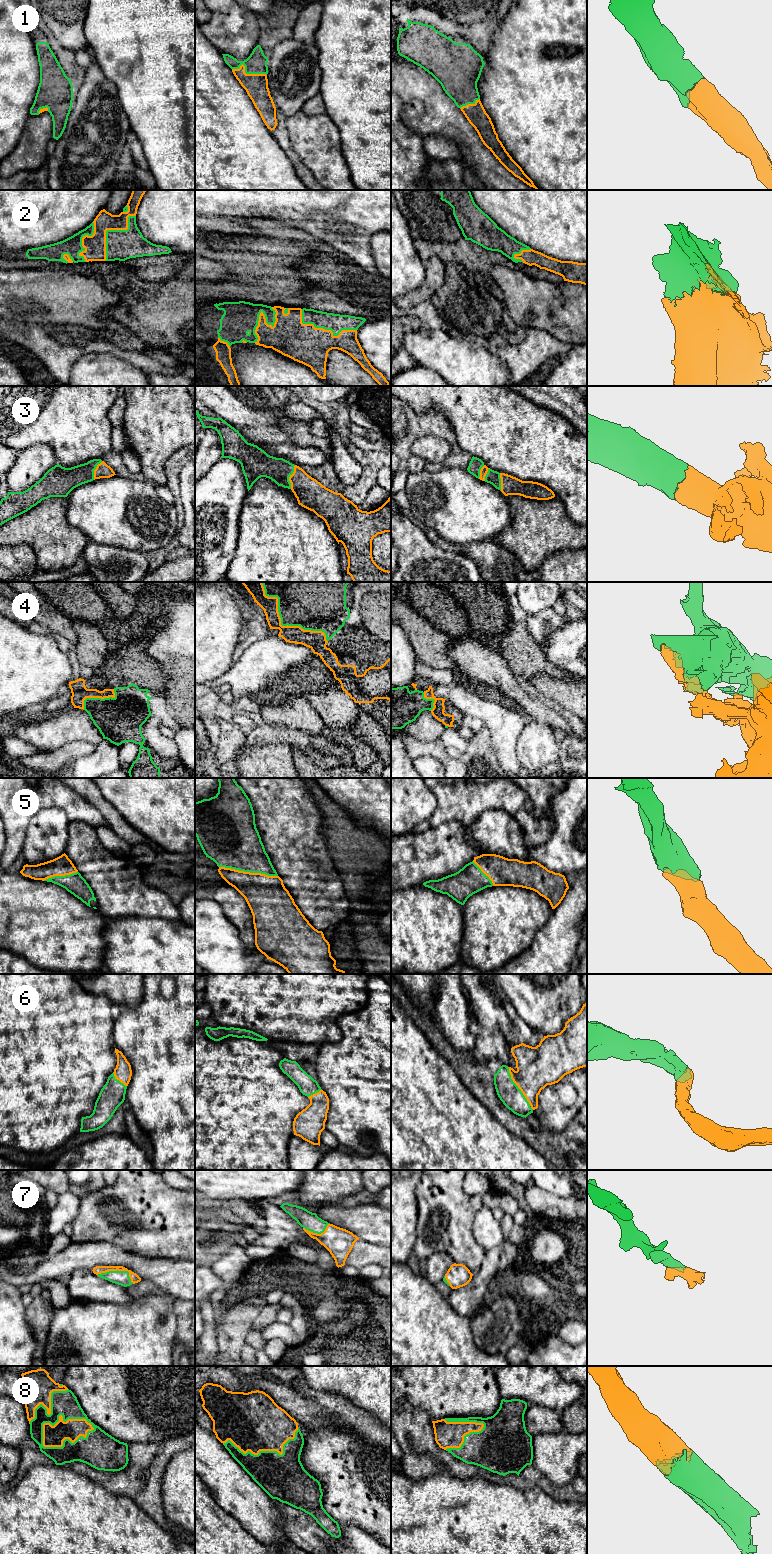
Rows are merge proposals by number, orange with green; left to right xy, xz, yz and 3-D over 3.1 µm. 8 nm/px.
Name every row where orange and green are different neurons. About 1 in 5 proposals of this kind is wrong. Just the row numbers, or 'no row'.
no row

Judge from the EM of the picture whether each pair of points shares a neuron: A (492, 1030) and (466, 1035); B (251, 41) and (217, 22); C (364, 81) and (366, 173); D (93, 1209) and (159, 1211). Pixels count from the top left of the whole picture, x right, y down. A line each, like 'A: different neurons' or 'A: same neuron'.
A: different neurons
B: same neuron
C: same neuron
D: same neuron

